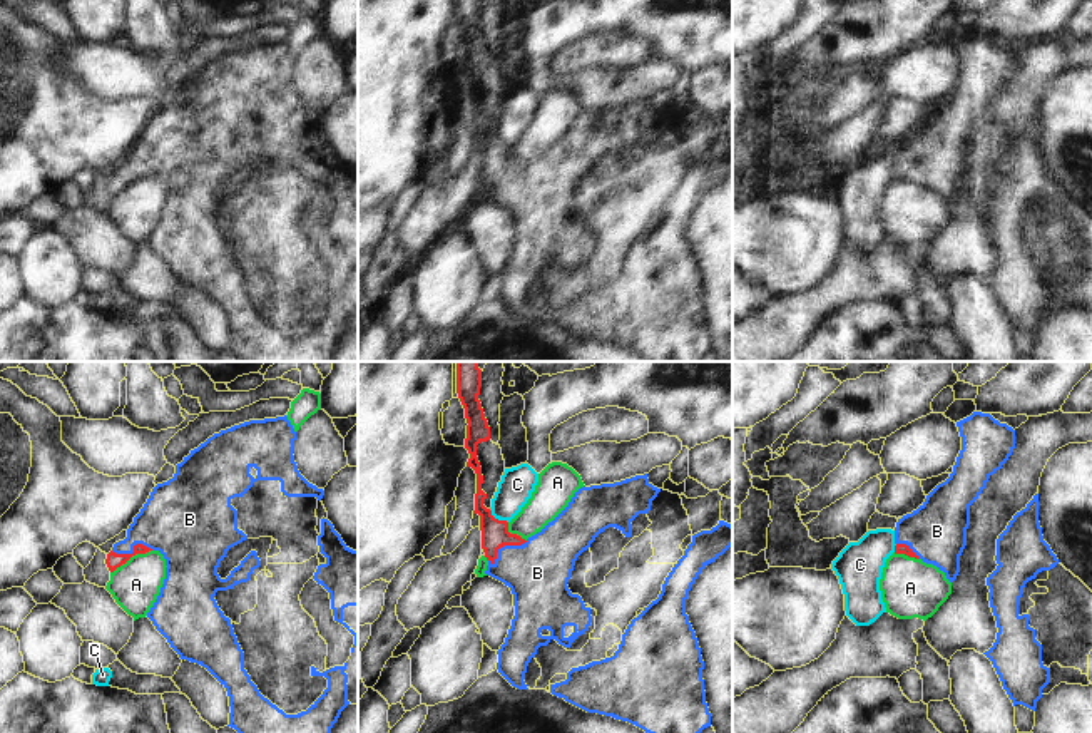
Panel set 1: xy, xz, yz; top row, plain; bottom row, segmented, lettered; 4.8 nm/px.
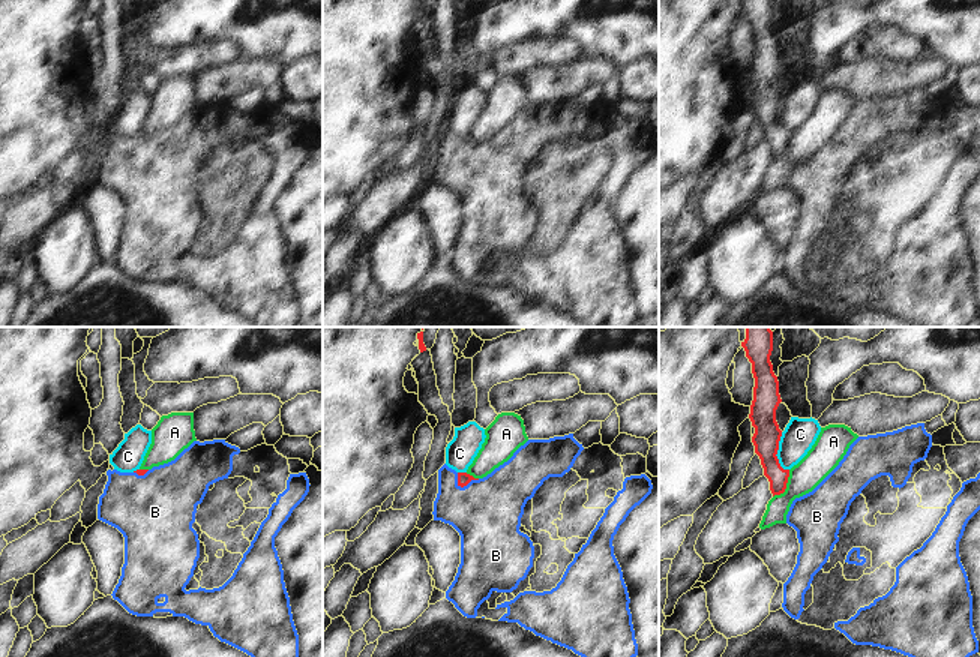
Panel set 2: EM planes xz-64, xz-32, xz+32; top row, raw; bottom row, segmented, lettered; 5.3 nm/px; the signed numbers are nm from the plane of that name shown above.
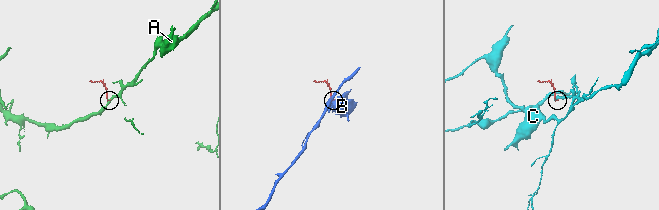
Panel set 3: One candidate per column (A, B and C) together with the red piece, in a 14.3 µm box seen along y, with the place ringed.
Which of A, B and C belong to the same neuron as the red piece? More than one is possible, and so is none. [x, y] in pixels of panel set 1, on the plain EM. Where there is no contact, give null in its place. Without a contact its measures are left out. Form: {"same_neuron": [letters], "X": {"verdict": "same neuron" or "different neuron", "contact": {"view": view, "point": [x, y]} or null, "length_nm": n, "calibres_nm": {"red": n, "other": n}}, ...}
{"same_neuron": ["B"], "A": {"verdict": "different neuron", "contact": {"view": "xy", "point": [131, 181]}, "length_nm": 240, "calibres_nm": {"red": 70, "other": 240}}, "B": {"verdict": "same neuron", "contact": {"view": "xz", "point": [504, 169]}, "length_nm": 220, "calibres_nm": {"red": 130, "other": 300}}, "C": {"verdict": "different neuron", "contact": {"view": "xz", "point": [497, 144]}, "length_nm": 120, "calibres_nm": {"red": 130, "other": 160}}}

